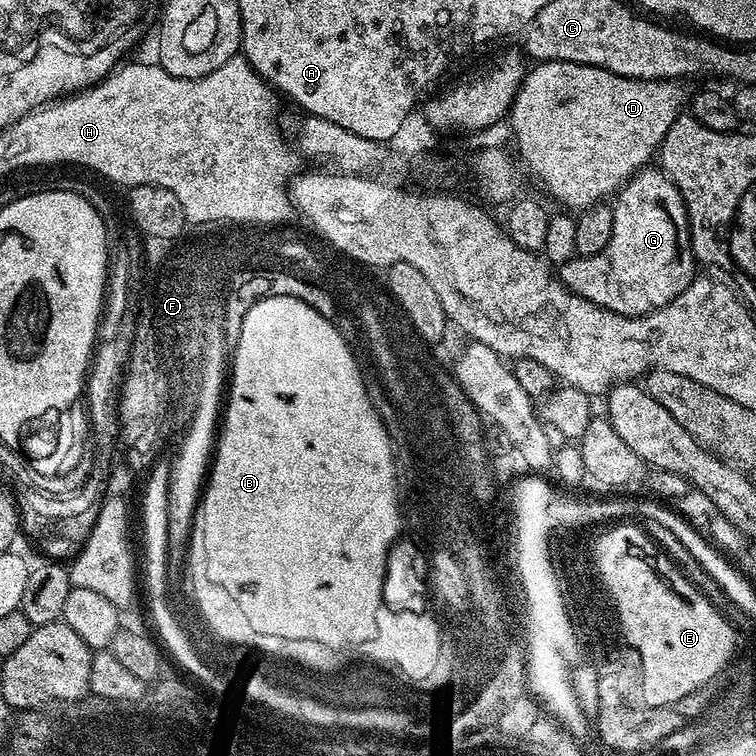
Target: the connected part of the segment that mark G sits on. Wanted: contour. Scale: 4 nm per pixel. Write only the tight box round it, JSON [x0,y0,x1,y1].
[558,166,698,316]

